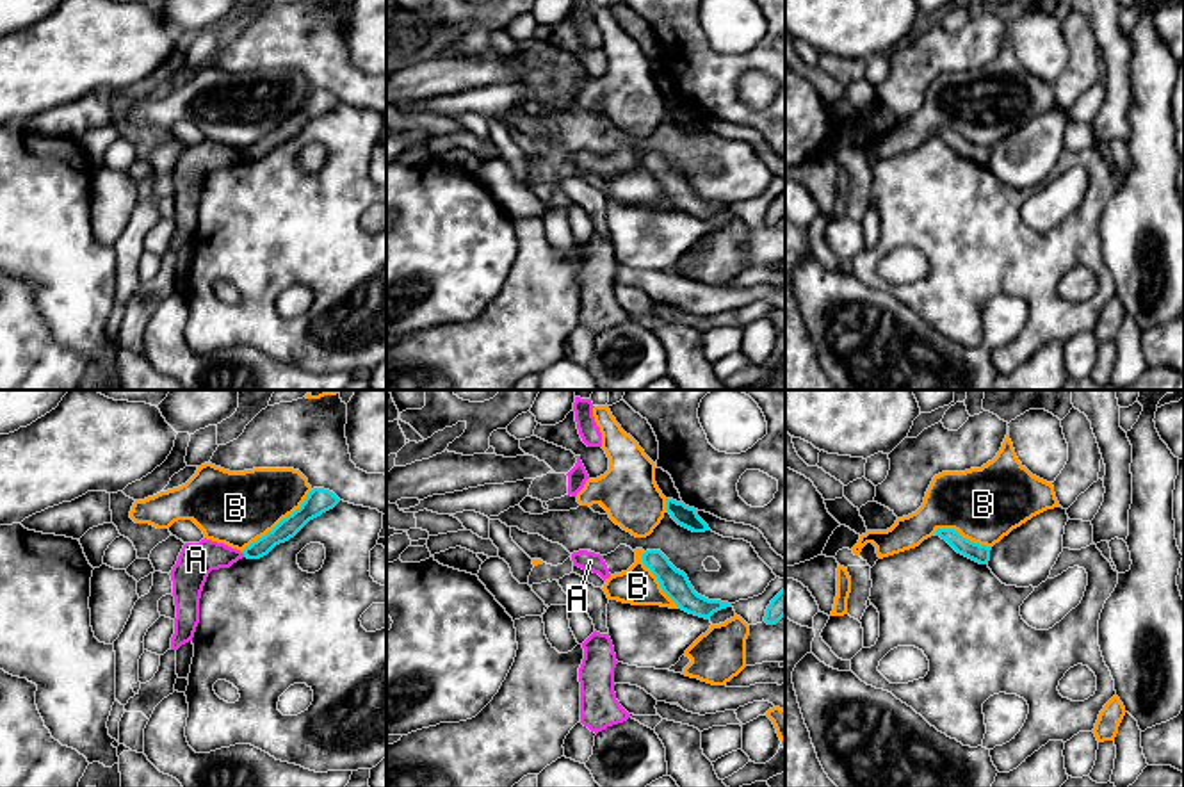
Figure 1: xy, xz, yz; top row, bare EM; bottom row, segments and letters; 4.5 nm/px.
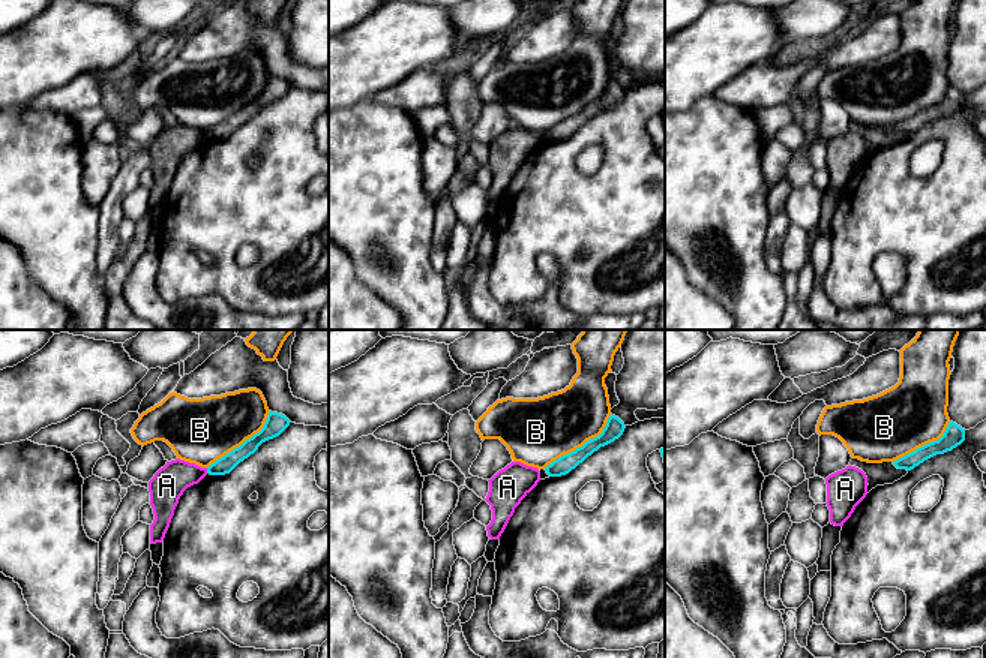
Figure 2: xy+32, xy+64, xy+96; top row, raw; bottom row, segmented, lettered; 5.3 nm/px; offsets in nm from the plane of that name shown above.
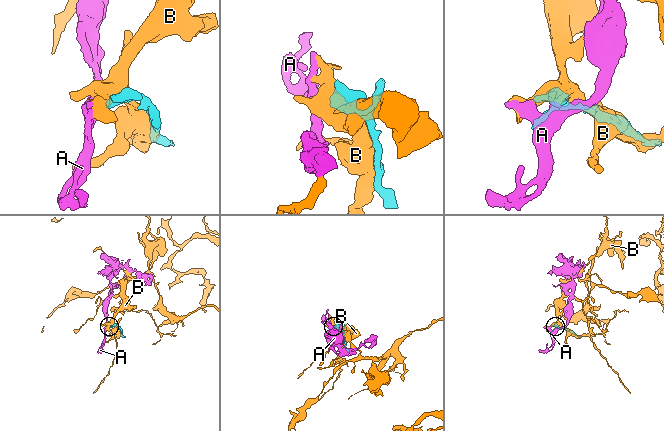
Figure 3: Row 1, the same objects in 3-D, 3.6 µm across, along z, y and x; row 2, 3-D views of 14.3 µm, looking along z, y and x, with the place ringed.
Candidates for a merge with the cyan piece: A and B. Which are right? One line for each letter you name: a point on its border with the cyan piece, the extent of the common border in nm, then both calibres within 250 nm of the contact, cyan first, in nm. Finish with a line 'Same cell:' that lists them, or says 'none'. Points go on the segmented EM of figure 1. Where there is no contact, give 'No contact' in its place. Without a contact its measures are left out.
Same cell: none

